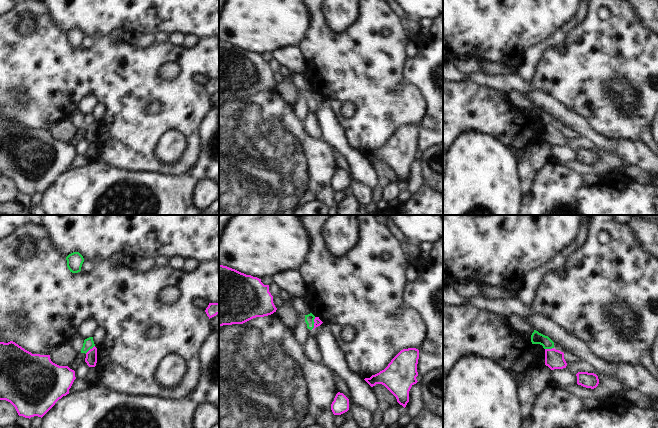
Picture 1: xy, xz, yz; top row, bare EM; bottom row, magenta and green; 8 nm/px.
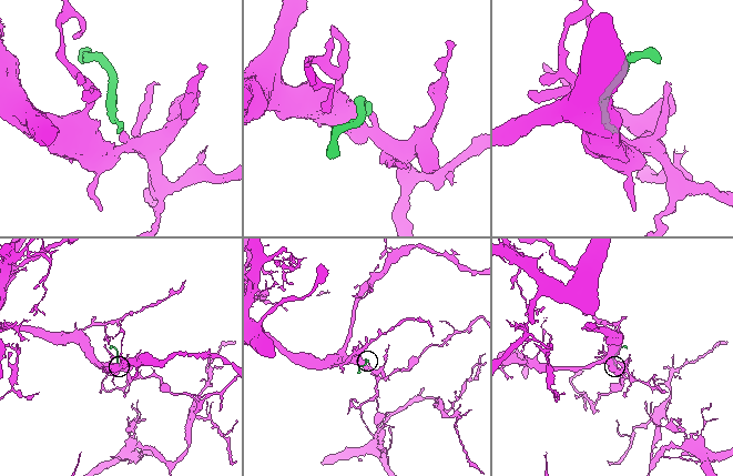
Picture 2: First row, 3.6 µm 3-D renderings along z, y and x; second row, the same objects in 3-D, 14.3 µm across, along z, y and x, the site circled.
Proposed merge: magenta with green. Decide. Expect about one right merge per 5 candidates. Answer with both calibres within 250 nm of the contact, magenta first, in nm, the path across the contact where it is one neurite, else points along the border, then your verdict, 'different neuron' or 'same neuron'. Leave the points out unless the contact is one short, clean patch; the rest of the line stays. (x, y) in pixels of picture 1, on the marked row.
calibres 60 and 80 nm; border xz (315, 317), (312, 328); different neuron

